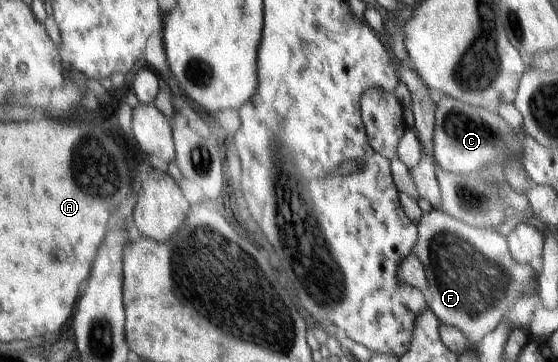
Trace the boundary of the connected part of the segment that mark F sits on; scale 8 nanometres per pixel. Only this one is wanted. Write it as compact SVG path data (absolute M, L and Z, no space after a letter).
M435 208L423 213L417 226L418 241L414 253L428 276L428 308L435 313L440 324L459 329L470 340L470 344L477 346L498 325L500 318L521 293L532 293L537 283L537 273L529 263L515 262L506 237L494 229L471 226Z

